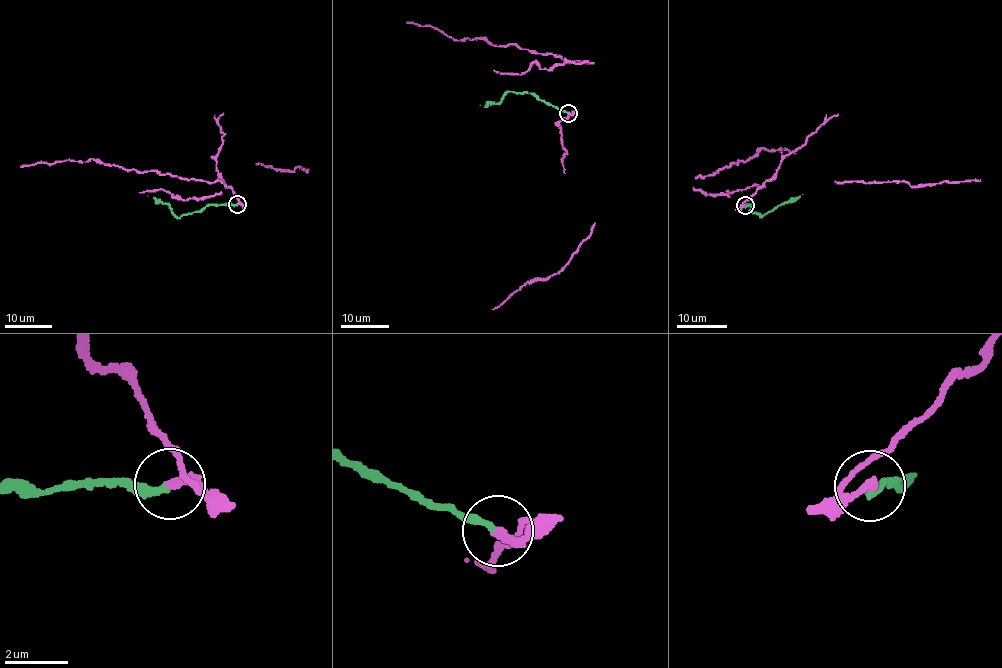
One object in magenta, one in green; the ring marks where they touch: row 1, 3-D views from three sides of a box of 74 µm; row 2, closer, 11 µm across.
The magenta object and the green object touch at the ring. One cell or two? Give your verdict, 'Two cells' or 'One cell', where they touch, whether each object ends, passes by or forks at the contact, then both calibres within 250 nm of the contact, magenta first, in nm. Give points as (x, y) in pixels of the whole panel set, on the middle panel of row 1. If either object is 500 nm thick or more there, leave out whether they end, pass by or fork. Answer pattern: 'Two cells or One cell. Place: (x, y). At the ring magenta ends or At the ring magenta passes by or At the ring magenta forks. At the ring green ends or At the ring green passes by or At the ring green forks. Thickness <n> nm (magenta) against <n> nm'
Two cells. Place: (568, 113). At the ring magenta ends. At the ring green ends. Thickness 280 nm (magenta) against 240 nm

